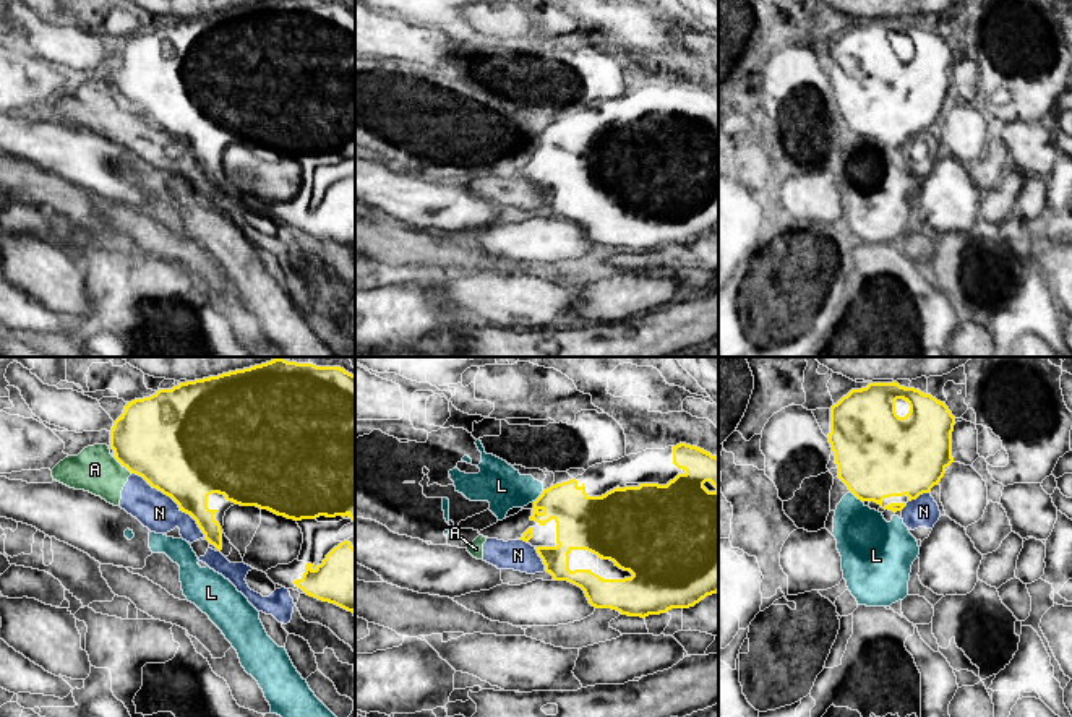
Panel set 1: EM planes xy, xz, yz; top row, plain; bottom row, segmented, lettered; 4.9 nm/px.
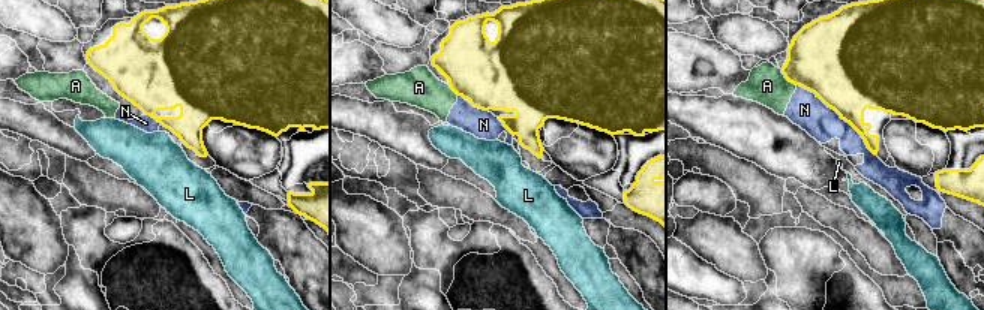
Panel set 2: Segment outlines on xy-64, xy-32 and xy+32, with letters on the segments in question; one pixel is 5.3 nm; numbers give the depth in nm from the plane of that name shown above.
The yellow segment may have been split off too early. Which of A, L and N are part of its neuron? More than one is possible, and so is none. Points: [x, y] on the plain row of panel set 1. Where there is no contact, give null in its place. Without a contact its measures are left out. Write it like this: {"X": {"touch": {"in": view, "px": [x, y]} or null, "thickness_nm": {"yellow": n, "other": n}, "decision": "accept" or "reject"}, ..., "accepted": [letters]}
{"A": {"touch": {"in": "xy", "px": [124, 103]}, "thickness_nm": {"yellow": 460, "other": 220}, "decision": "reject"}, "L": {"touch": {"in": "yz", "px": [855, 132]}, "thickness_nm": {"yellow": 420, "other": 300}, "decision": "reject"}, "N": {"touch": {"in": "xy", "px": [172, 135]}, "thickness_nm": {"yellow": 480, "other": 190}, "decision": "reject"}, "accepted": []}

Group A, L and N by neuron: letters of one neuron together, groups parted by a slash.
A N / L

